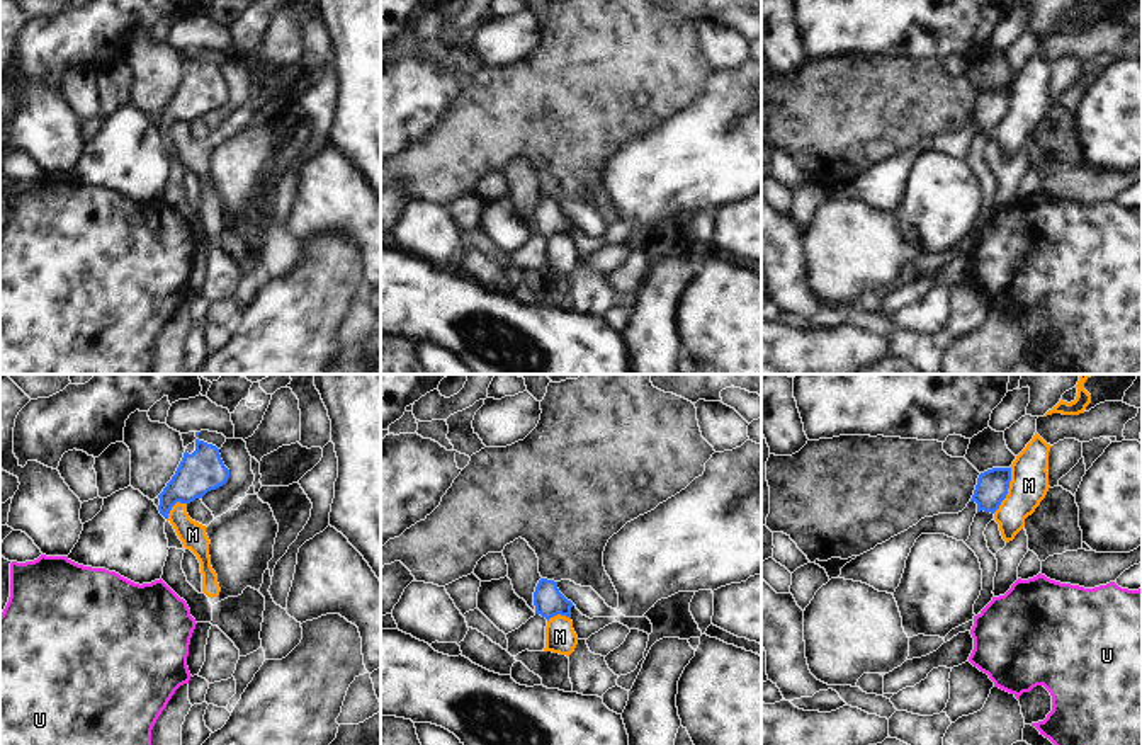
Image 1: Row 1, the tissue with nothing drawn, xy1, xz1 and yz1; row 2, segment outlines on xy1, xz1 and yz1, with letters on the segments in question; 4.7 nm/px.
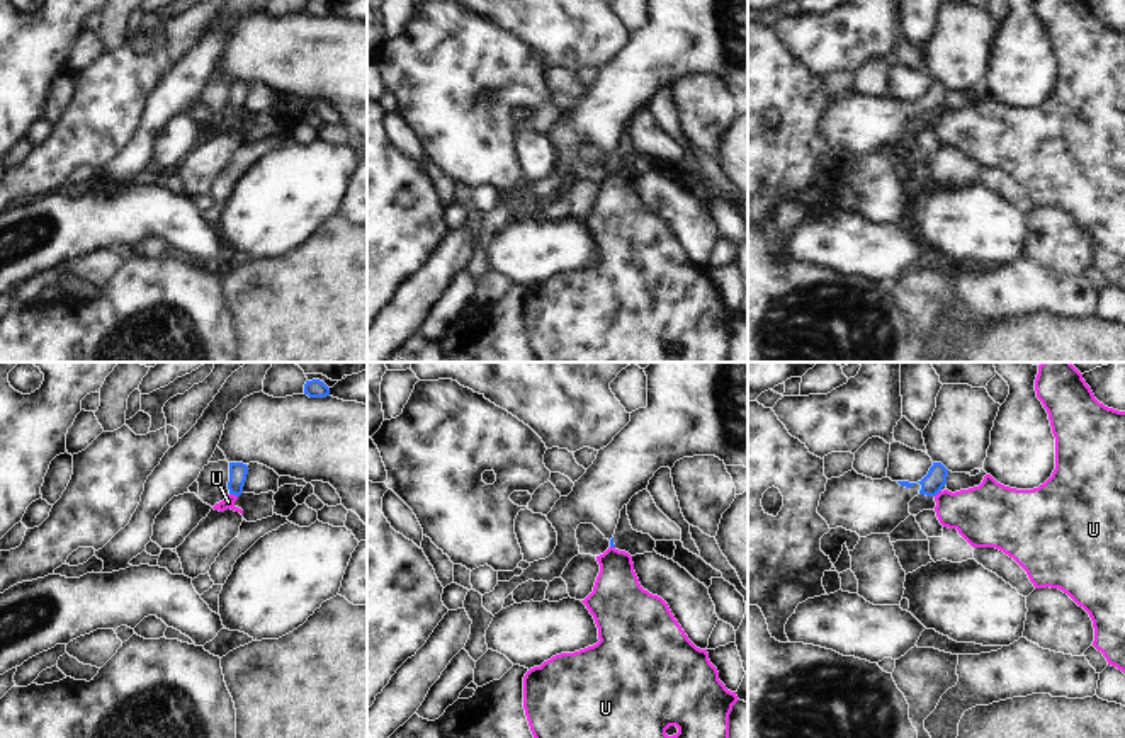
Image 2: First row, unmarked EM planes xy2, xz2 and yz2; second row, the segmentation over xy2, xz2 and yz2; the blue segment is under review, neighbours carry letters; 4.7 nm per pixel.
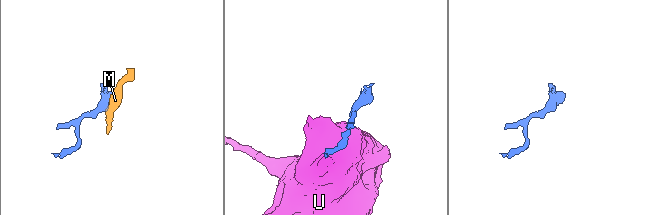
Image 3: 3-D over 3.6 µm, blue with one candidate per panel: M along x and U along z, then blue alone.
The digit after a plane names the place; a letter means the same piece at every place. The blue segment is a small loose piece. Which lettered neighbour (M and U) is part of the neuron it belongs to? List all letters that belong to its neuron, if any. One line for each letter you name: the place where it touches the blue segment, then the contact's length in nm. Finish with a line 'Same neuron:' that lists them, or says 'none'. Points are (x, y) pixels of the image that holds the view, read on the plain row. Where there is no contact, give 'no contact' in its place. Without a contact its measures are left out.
Same neuron: none

